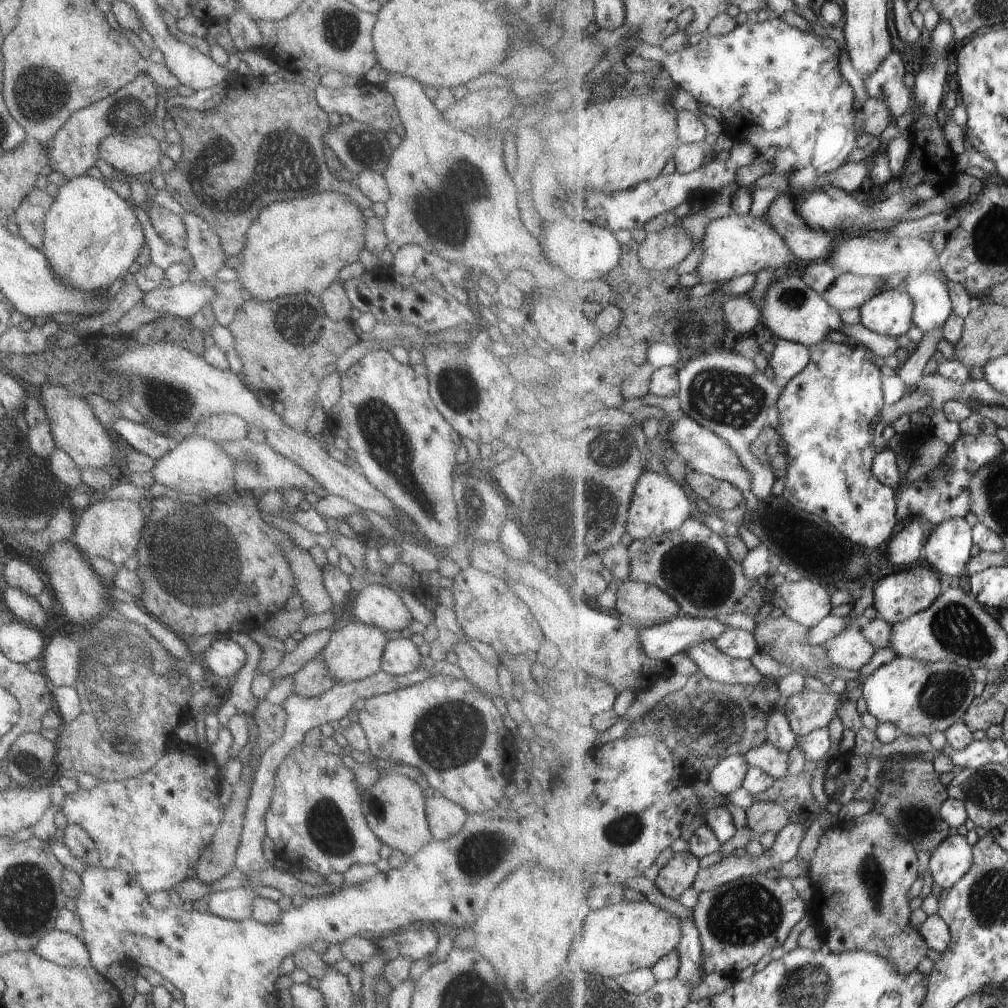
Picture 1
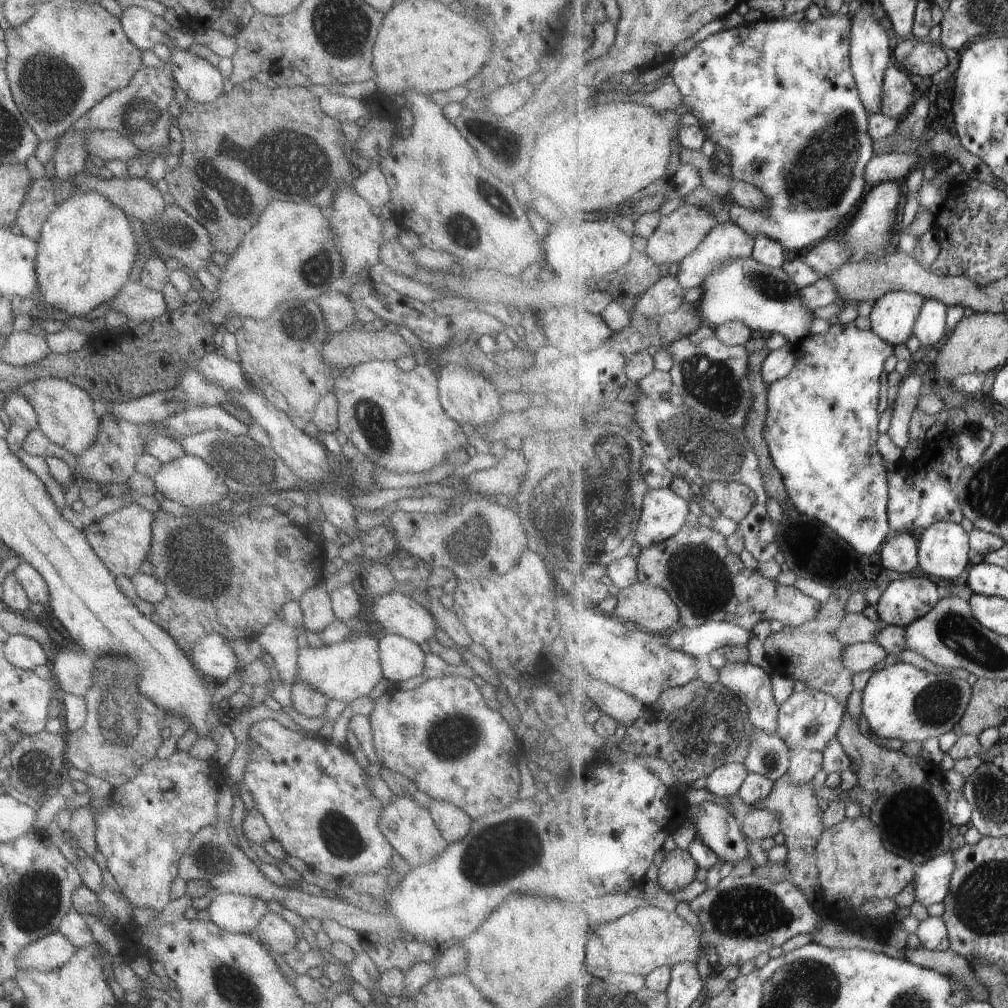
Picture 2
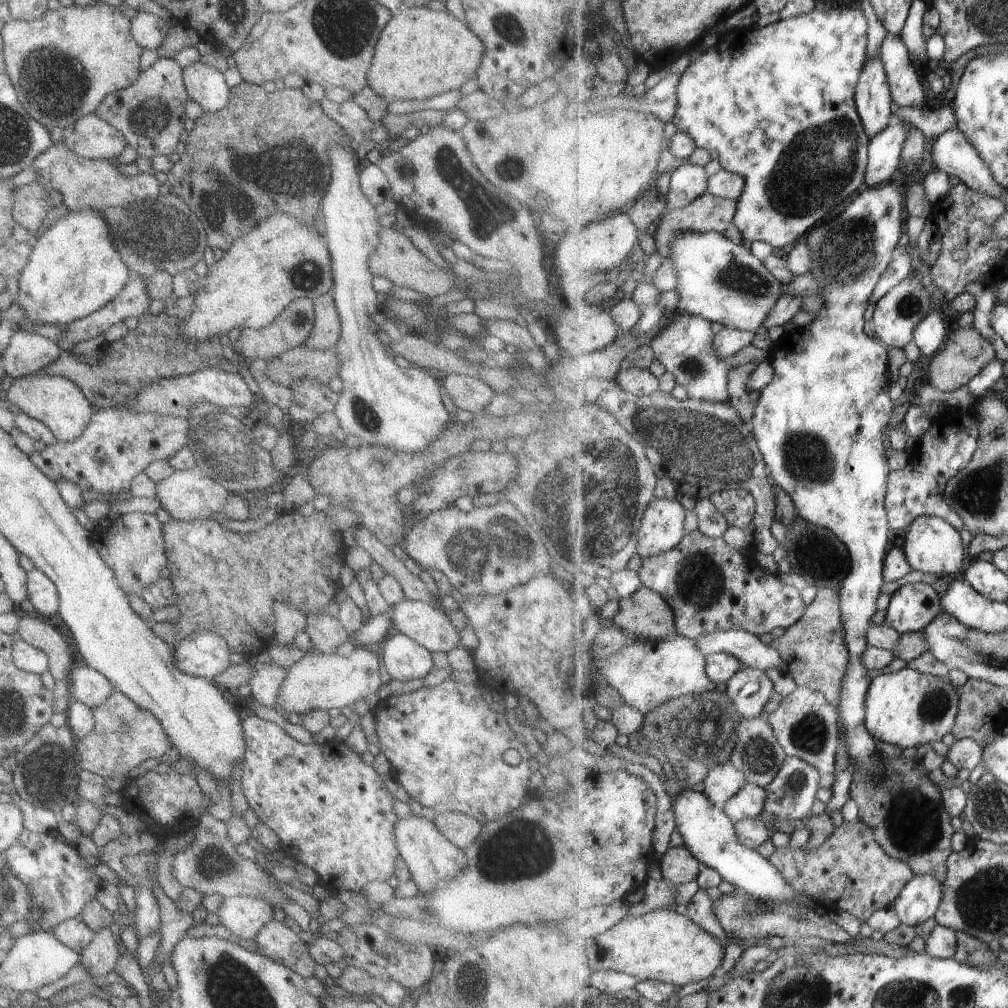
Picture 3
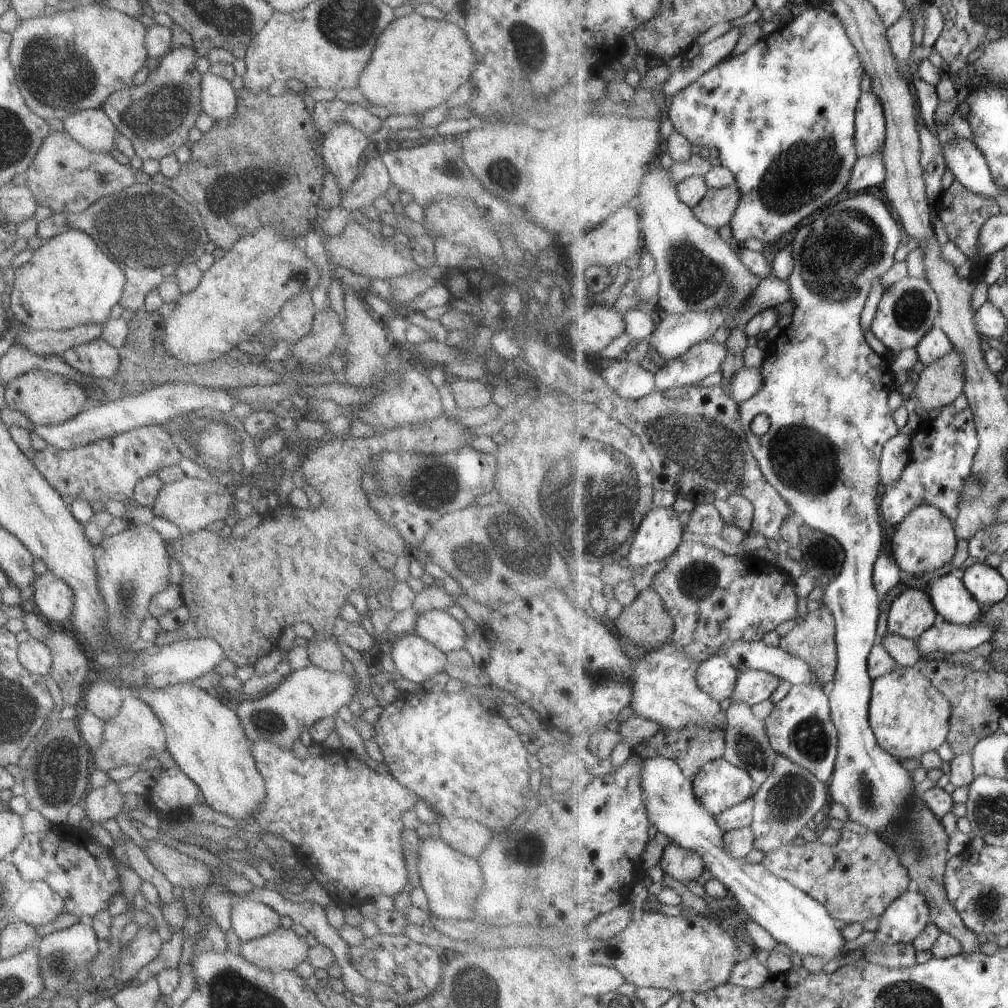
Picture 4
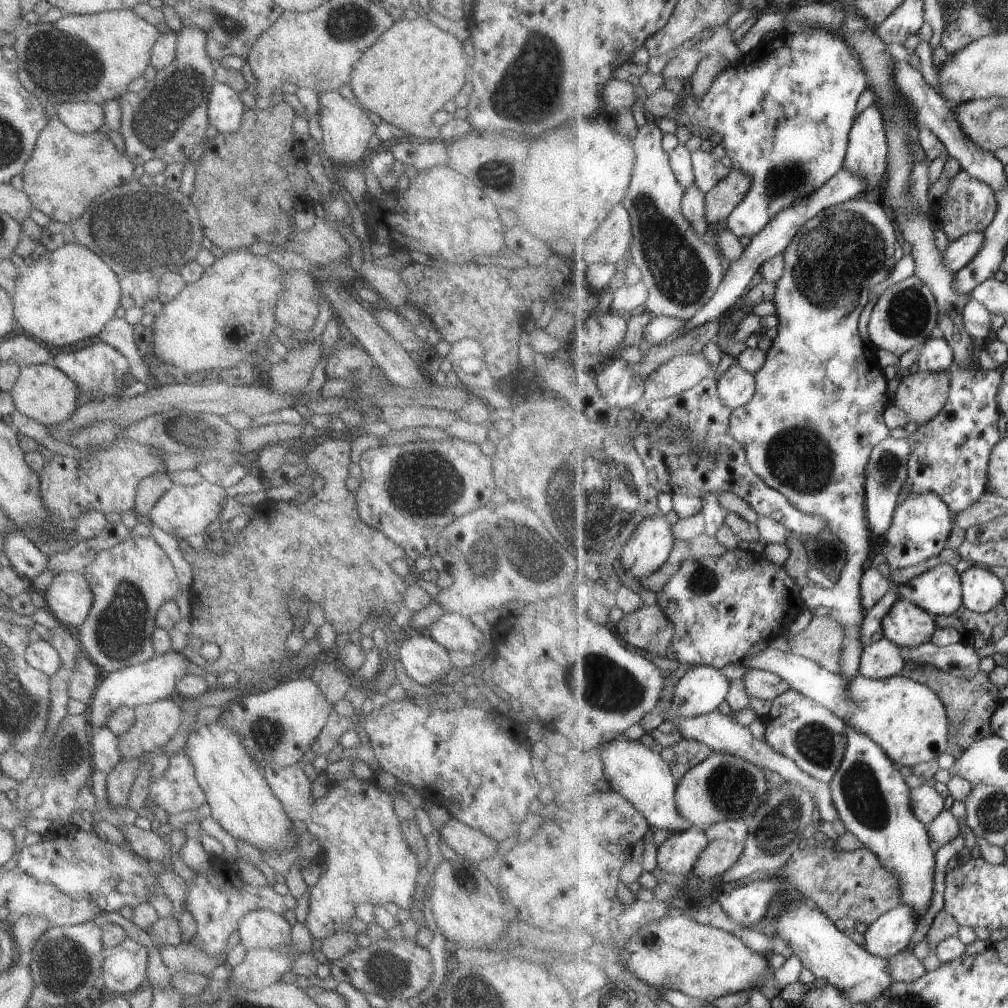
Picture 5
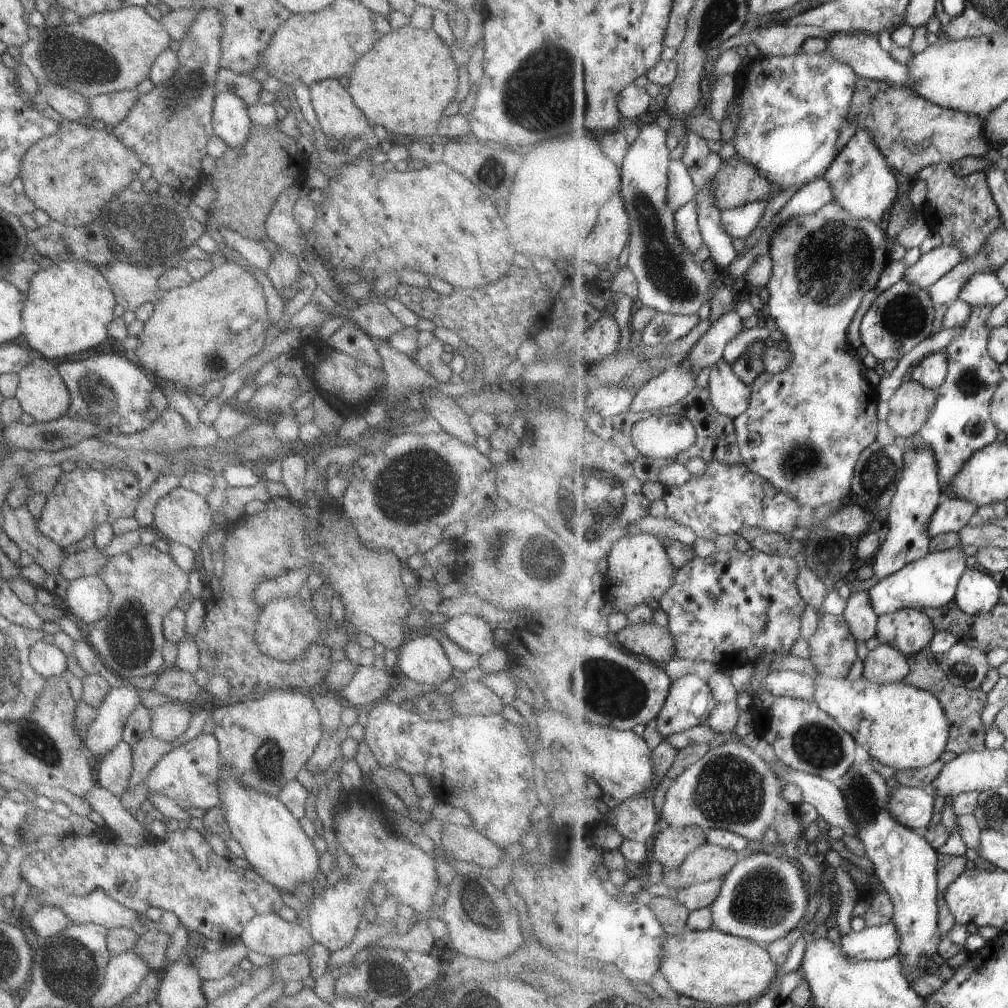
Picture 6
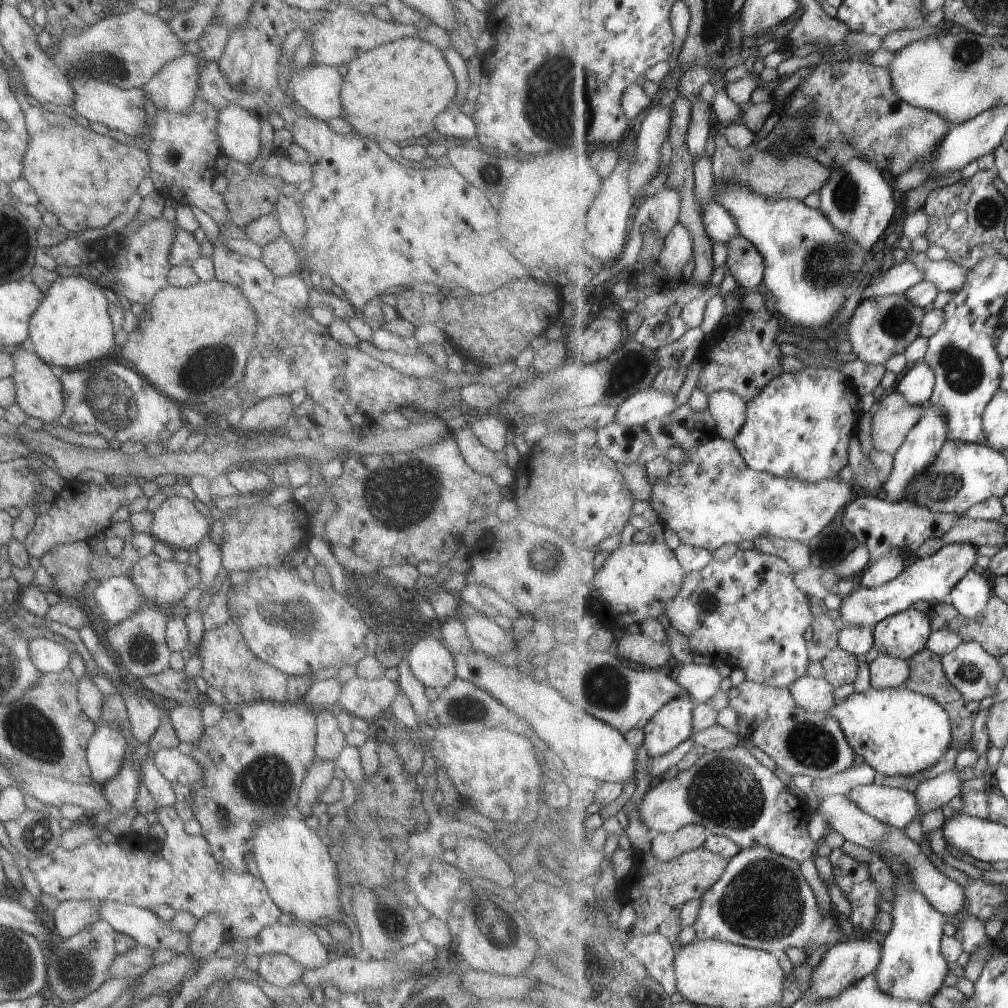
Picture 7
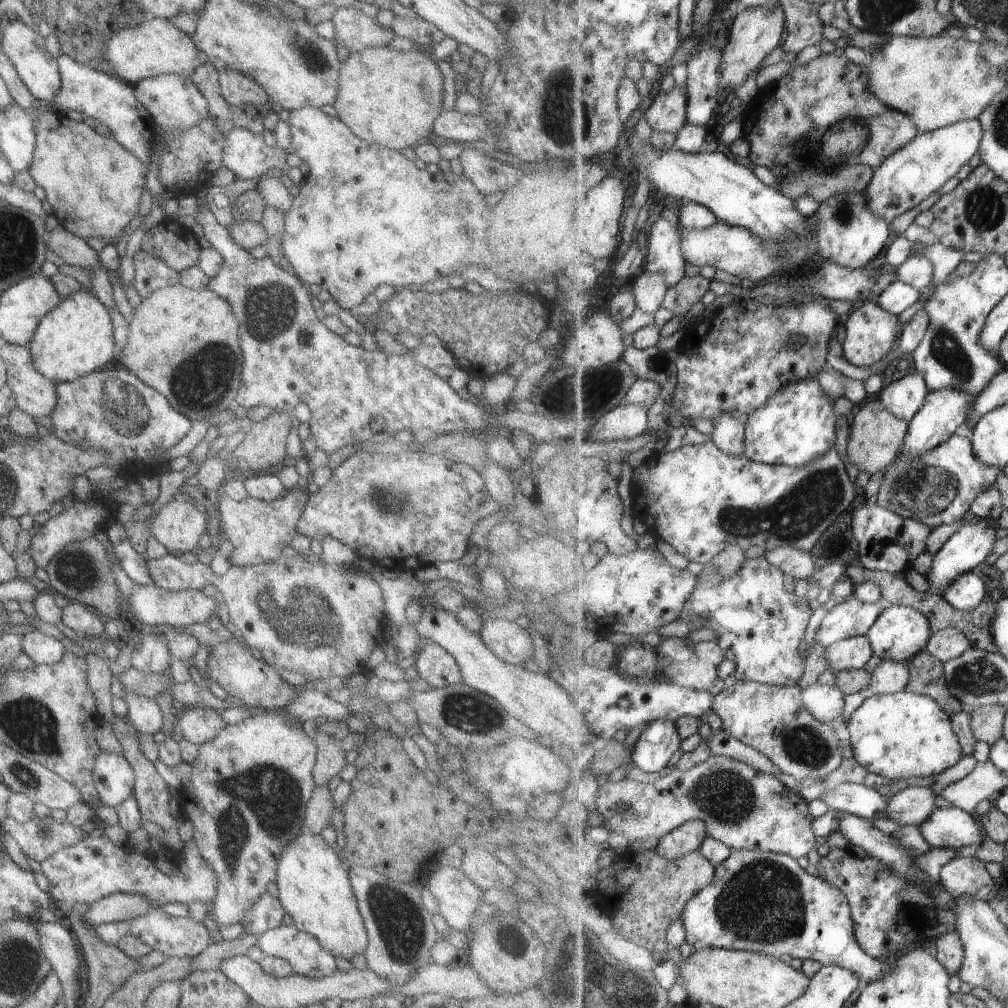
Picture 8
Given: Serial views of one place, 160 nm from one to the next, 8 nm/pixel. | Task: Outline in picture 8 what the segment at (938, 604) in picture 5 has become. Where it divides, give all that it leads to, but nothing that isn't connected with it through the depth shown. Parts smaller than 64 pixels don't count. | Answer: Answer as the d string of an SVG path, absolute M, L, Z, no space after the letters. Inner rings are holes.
M986 520L963 525L951 538L945 543L945 546L938 550L934 556L932 569L925 576L930 584L932 591L942 592L952 582L958 579L960 574L969 572L977 566L981 566L989 558L989 554L995 548L995 542L998 539L998 524ZM855 597L837 603L821 622L813 642L827 649L842 640L866 635L887 605L884 600L864 603Z

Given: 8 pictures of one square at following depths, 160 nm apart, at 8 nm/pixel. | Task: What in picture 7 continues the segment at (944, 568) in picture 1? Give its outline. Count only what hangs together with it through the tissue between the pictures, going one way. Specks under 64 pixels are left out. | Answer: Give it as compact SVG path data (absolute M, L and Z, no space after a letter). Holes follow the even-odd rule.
M931 402L923 404L922 407L924 408L922 420L911 429L903 446L893 456L893 469L883 486L883 496L888 498L890 502L906 500L904 494L910 487L911 482L920 474L925 473L935 462L944 447L945 441L949 439L950 426L948 425L946 412ZM893 549L889 556L883 557L867 567L858 577L859 586L872 589L891 582L906 569L903 560L909 555L898 549Z

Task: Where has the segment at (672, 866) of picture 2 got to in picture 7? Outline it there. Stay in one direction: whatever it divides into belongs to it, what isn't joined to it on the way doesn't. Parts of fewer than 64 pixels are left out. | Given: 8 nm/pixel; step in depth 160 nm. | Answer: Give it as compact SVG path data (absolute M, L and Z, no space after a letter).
M687 825L671 834L659 833L650 848L657 858L669 862L705 846L708 835L709 831L703 825Z

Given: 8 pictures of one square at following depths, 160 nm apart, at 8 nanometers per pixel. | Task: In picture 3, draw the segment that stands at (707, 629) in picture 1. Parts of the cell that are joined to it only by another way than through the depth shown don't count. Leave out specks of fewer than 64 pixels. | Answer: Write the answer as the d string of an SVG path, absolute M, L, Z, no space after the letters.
M741 630L715 631L699 637L696 645L707 655L711 653L727 653L735 655L743 666L752 669L767 670L767 668L781 668L785 666L780 652L759 640L750 632Z

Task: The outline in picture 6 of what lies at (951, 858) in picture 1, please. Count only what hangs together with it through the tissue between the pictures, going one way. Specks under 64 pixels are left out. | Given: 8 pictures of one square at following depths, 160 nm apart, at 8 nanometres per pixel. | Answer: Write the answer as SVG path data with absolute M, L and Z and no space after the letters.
M891 922L867 927L858 932L850 931L839 941L843 952L851 959L884 961L897 956L901 937Z

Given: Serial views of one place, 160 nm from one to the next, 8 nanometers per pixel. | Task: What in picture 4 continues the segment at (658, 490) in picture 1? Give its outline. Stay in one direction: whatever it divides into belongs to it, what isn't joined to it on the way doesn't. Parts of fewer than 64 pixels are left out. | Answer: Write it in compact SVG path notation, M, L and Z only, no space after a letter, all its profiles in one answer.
M655 507L643 519L631 543L627 562L638 571L651 562L666 561L681 544L683 524L673 507Z

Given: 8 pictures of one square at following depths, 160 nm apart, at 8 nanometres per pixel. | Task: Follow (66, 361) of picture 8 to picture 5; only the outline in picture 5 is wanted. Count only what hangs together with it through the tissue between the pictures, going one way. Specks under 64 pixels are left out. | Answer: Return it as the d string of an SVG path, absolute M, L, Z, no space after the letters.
M67 243L45 251L31 264L18 268L10 295L16 330L49 348L61 348L91 338L113 318L120 288L115 273L85 246Z

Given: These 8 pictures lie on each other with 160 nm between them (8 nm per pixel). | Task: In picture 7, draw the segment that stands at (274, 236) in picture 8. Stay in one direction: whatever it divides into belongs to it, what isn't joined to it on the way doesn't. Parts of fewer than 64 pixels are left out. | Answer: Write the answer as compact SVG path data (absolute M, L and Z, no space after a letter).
M279 233L271 242L261 247L258 259L272 275L278 277L297 273L299 269L295 250L283 233Z

